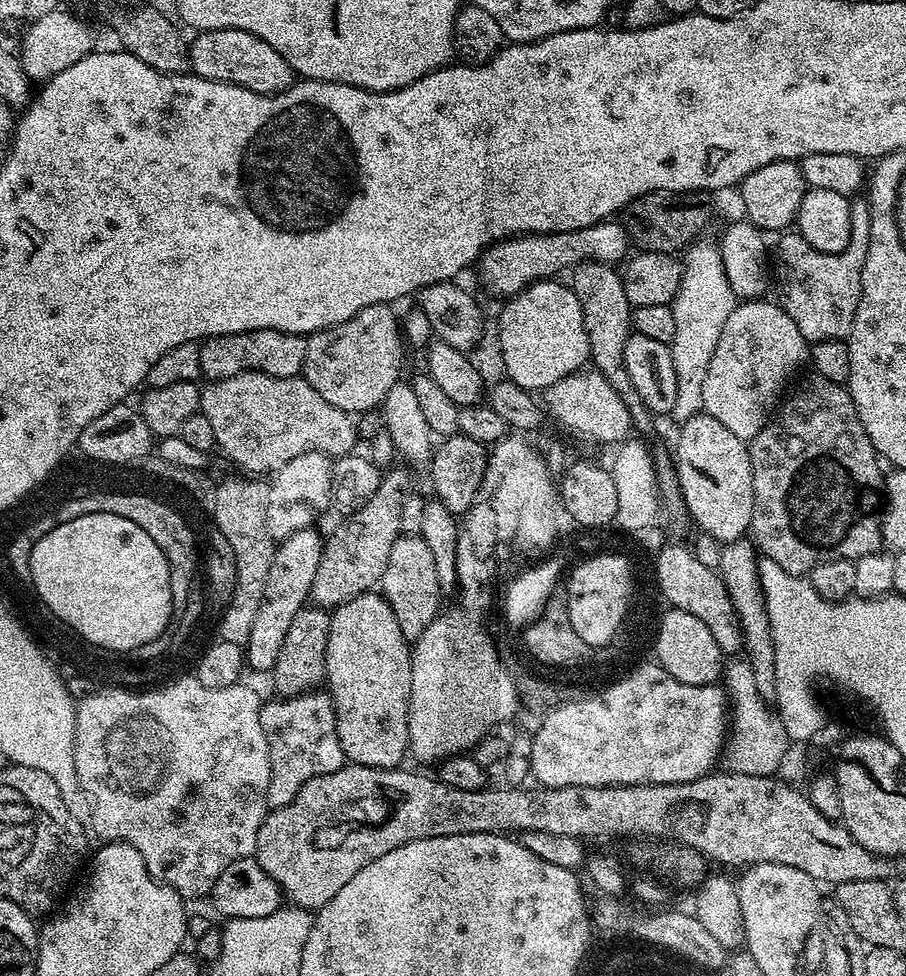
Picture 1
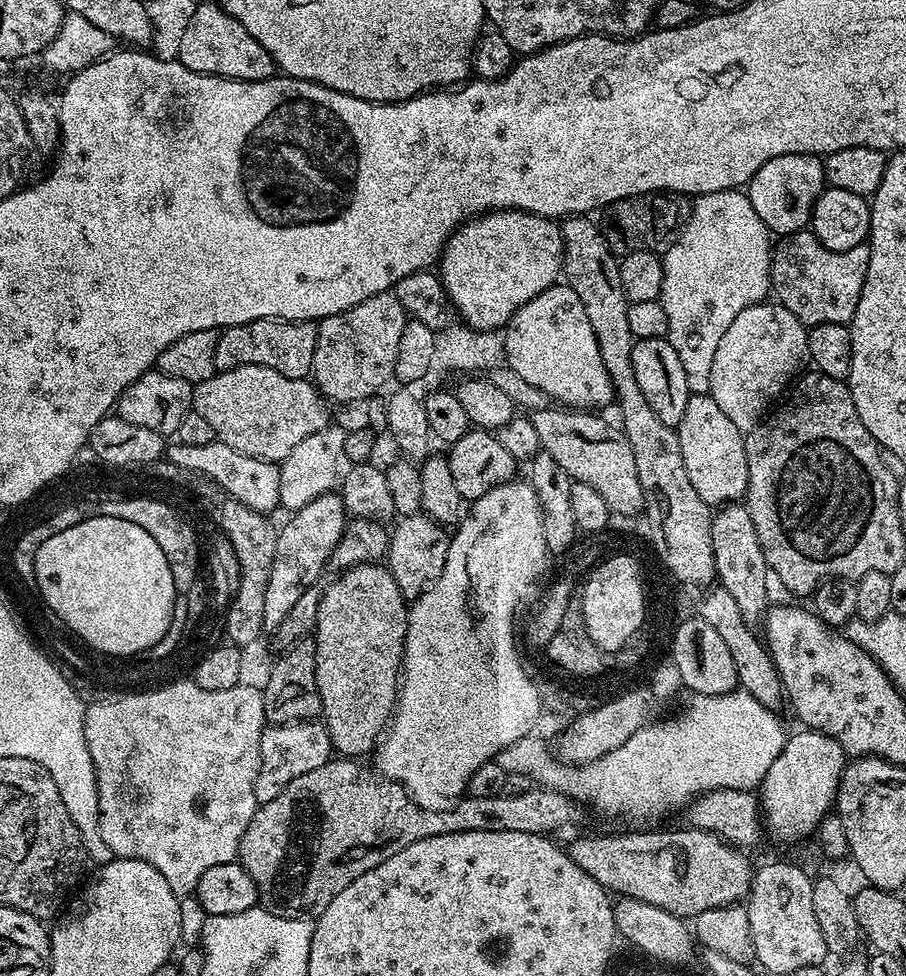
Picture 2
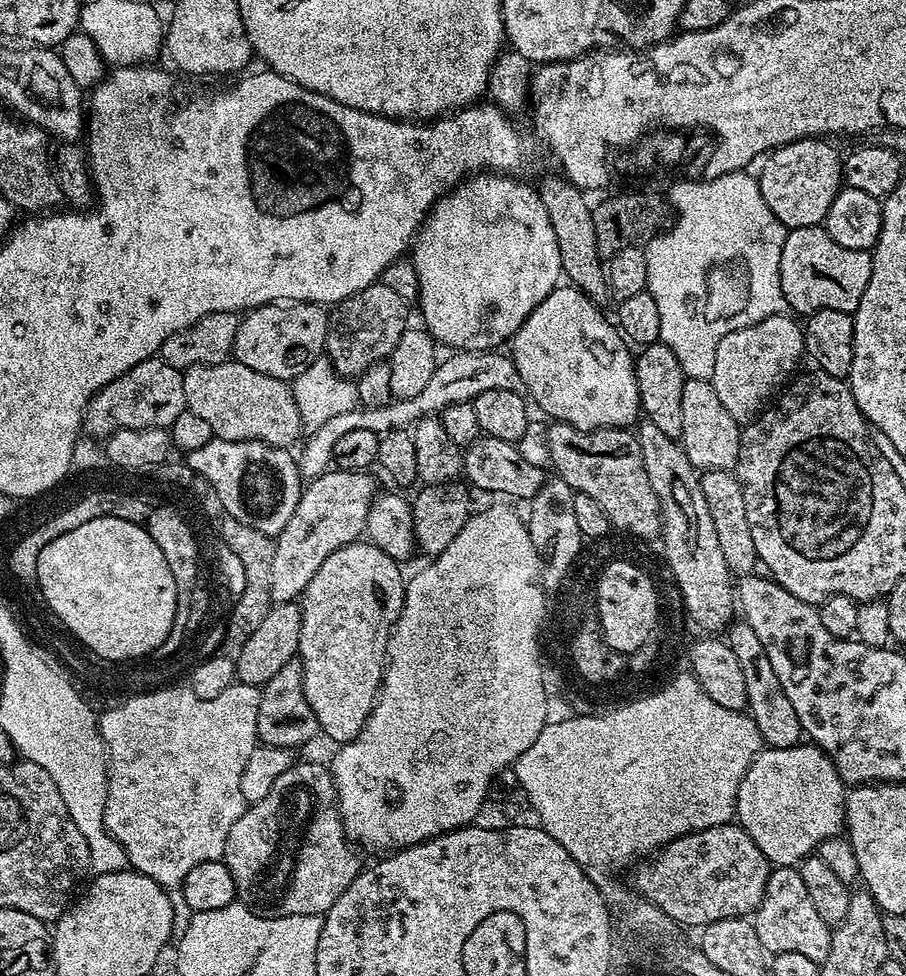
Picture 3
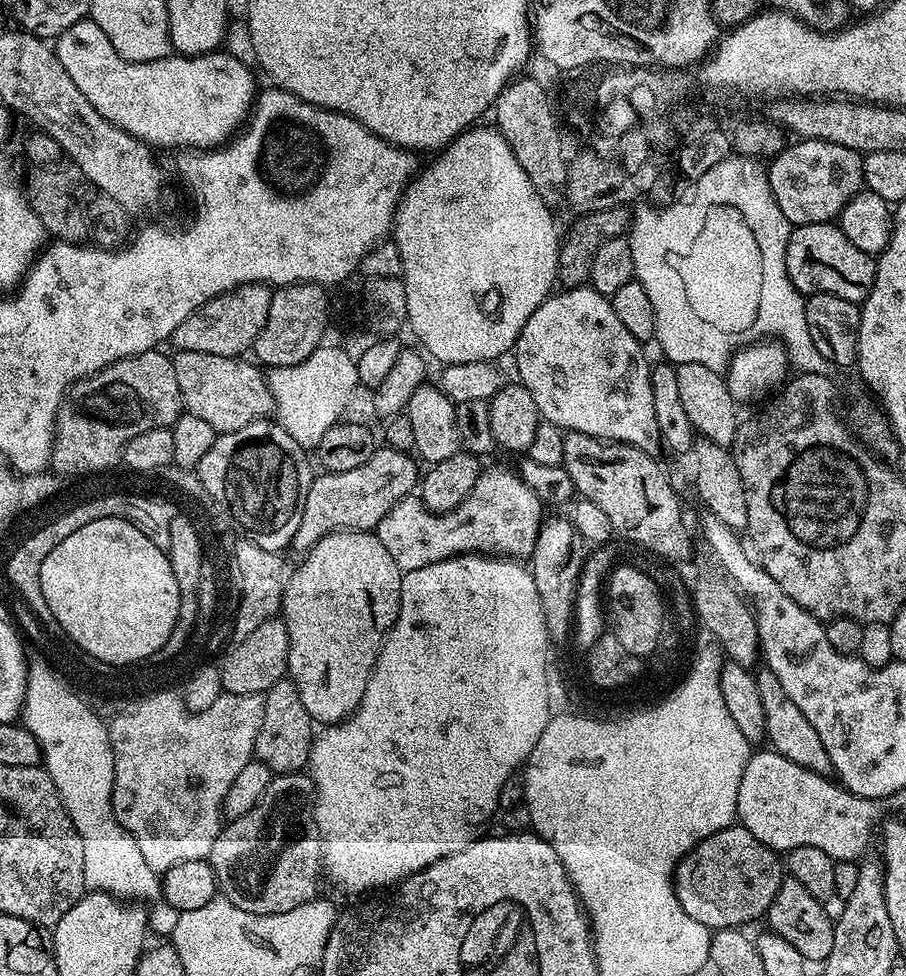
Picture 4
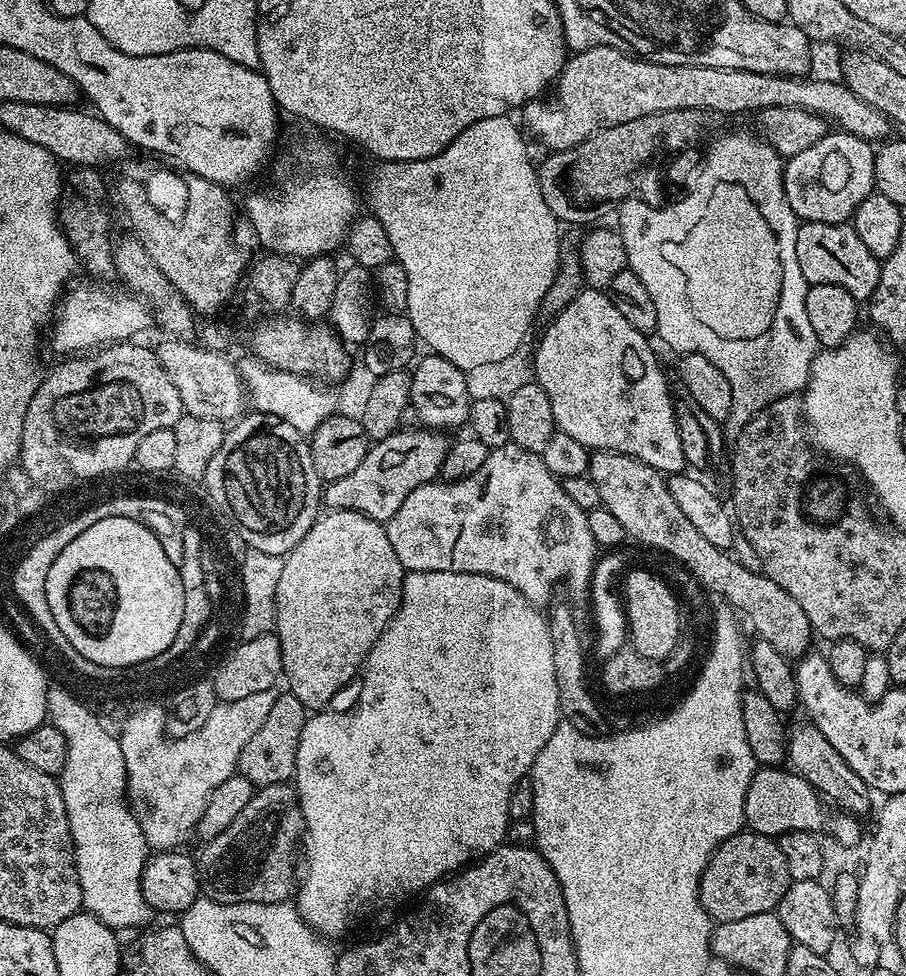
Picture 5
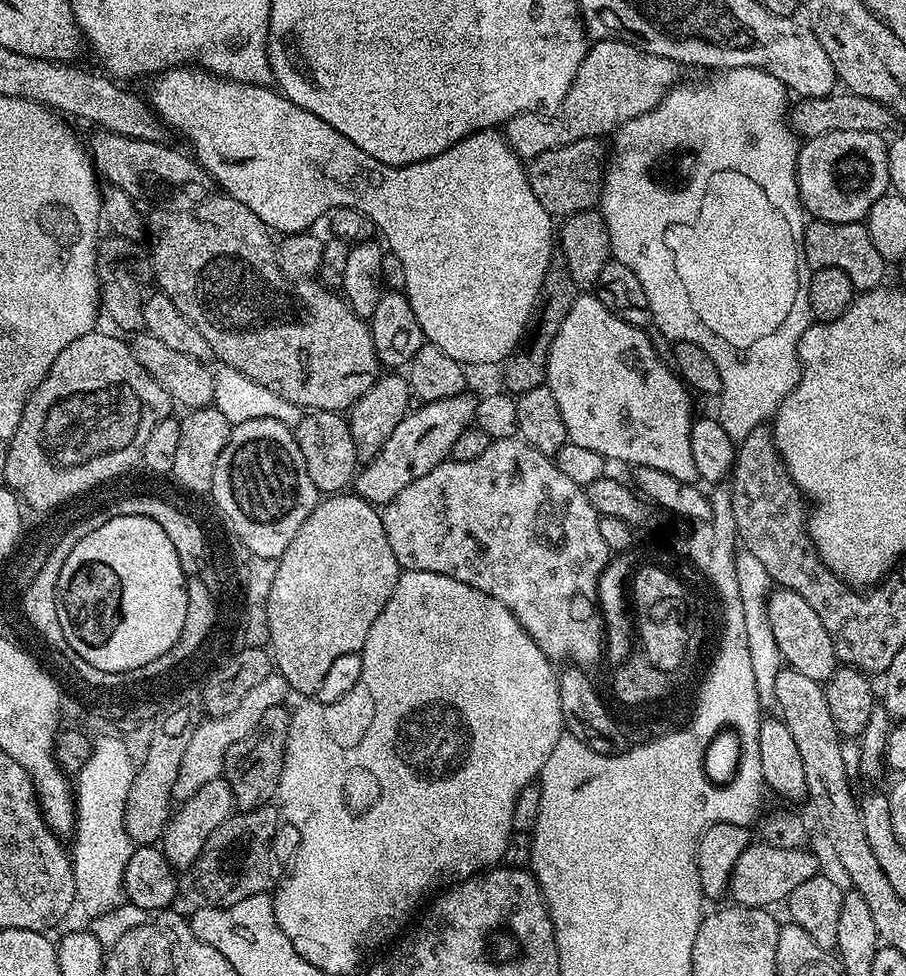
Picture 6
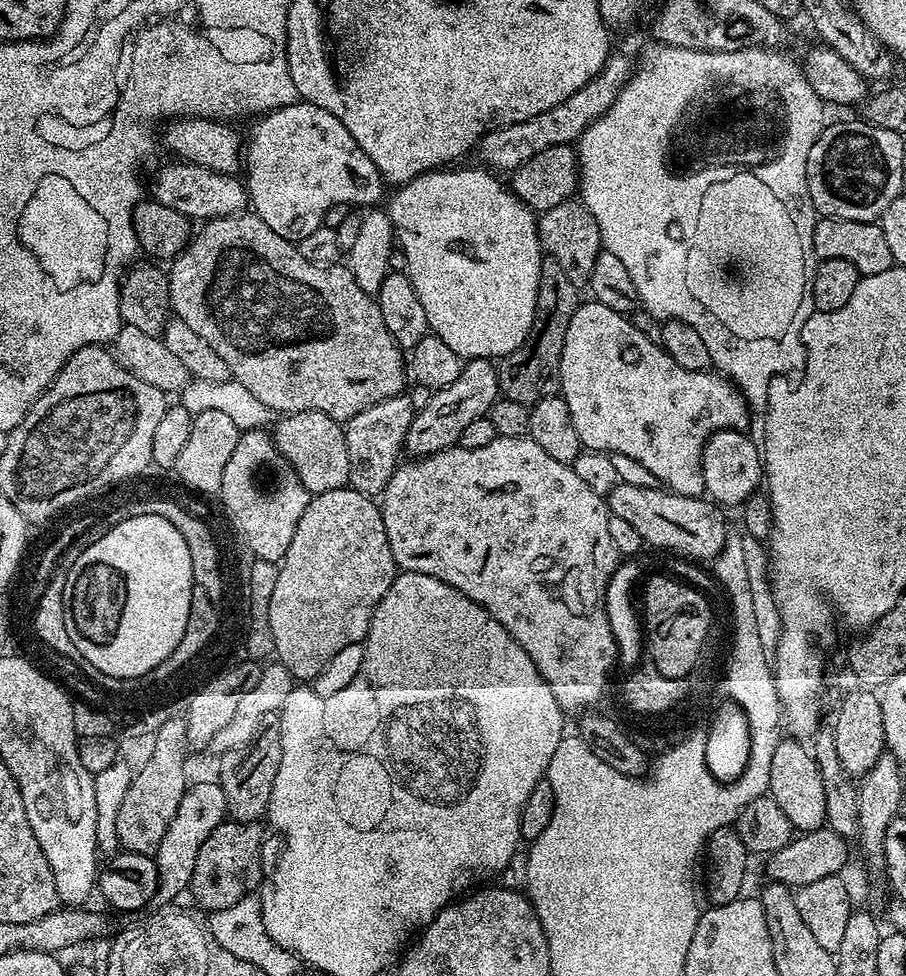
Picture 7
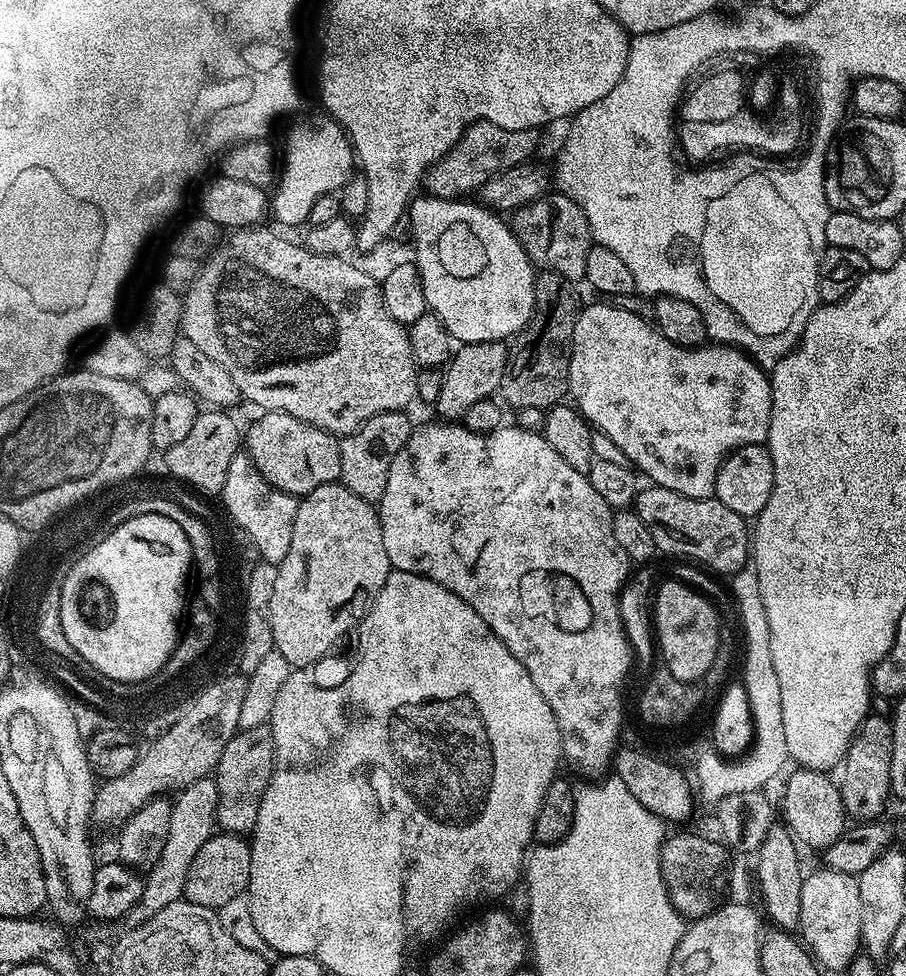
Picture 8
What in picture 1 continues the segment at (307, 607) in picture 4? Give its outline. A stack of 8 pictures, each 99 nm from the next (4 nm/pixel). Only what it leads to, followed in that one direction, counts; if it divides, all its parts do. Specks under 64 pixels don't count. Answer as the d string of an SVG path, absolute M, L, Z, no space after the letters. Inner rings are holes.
M379 591L363 592L350 602L338 605L331 613L330 638L326 638L326 691L332 697L338 742L342 742L345 761L371 768L398 768L409 755L408 711L410 710L410 678L412 650L410 642L394 618L394 610Z

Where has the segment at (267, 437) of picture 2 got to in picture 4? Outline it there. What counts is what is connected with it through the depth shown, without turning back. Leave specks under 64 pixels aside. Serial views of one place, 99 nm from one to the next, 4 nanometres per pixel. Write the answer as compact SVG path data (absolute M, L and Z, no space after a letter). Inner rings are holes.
M176 352L171 362L174 378L178 378L183 407L190 414L198 414L198 418L210 422L217 434L242 430L242 426L250 422L271 417L274 412L272 391L265 373L249 360L218 354Z

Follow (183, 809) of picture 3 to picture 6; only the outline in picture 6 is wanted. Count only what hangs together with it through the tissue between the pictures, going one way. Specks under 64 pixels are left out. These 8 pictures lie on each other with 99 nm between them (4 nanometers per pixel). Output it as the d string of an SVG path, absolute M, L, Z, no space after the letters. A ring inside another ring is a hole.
M273 670L247 693L247 700L242 701L236 709L230 710L230 714L226 714L226 718L220 718L219 723L205 725L200 733L196 733L196 739L191 739L190 746L186 746L186 758L182 758L182 766L178 770L175 799L180 802L188 800L195 792L202 790L206 782L217 779L224 770L226 750L230 750L234 742L242 742L242 738L249 736L258 726L258 722L262 722L266 710L281 707L287 696L290 696L290 689L286 678Z

